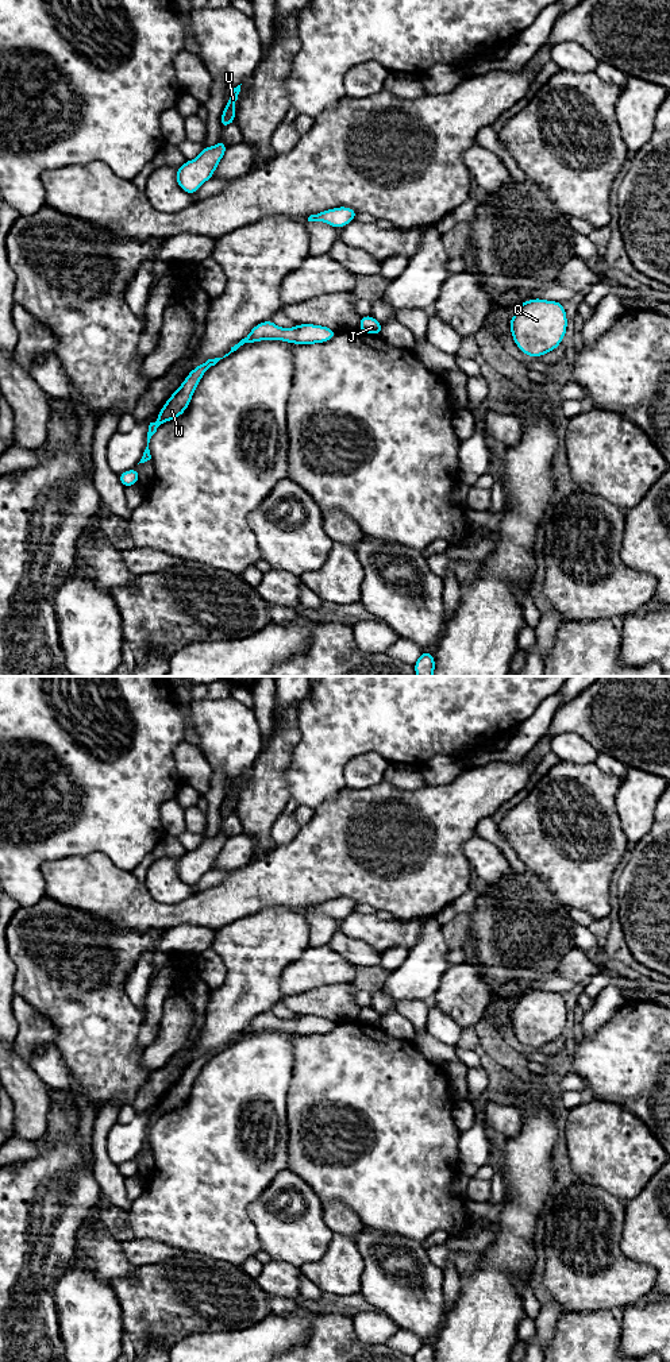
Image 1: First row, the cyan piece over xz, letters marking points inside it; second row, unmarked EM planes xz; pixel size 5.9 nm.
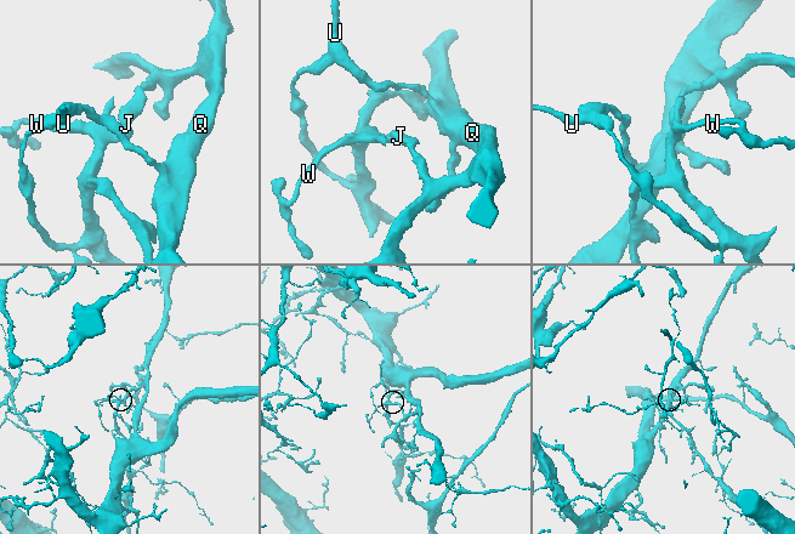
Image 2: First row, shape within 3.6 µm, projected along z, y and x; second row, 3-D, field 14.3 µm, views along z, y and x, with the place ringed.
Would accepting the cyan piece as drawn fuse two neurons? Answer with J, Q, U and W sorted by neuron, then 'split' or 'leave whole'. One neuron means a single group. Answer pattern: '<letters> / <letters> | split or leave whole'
J Q / U W | split

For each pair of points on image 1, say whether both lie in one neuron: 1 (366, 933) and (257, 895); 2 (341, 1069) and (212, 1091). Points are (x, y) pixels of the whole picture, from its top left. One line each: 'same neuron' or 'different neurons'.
1: different neurons
2: different neurons

